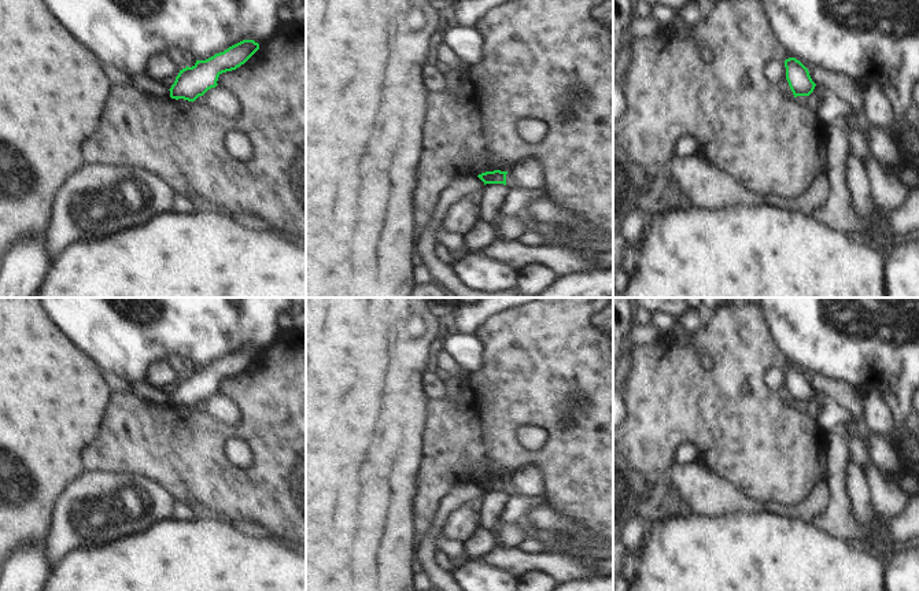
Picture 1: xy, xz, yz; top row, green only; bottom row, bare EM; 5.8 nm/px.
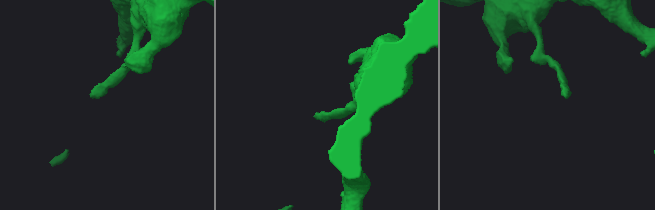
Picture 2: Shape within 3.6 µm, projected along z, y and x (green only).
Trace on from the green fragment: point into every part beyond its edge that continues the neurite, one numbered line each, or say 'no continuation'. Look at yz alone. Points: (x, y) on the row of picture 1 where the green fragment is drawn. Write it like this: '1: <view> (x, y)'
no continuation

